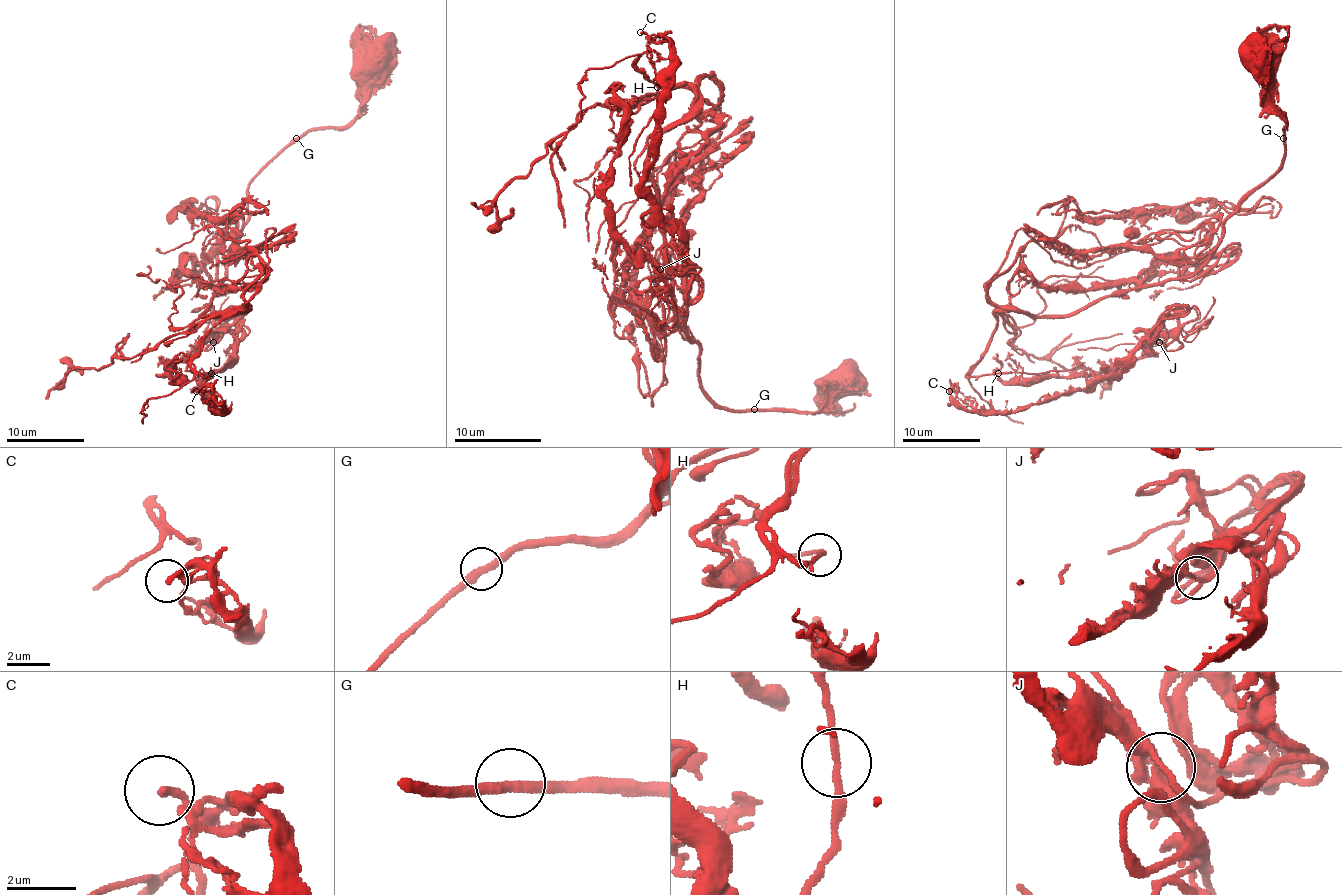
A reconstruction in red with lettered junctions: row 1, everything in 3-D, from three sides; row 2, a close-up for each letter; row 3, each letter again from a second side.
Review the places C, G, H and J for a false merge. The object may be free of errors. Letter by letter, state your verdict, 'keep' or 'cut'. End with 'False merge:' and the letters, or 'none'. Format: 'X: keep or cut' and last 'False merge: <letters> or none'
C: keep
G: keep
H: keep
J: keep
False merge: none

